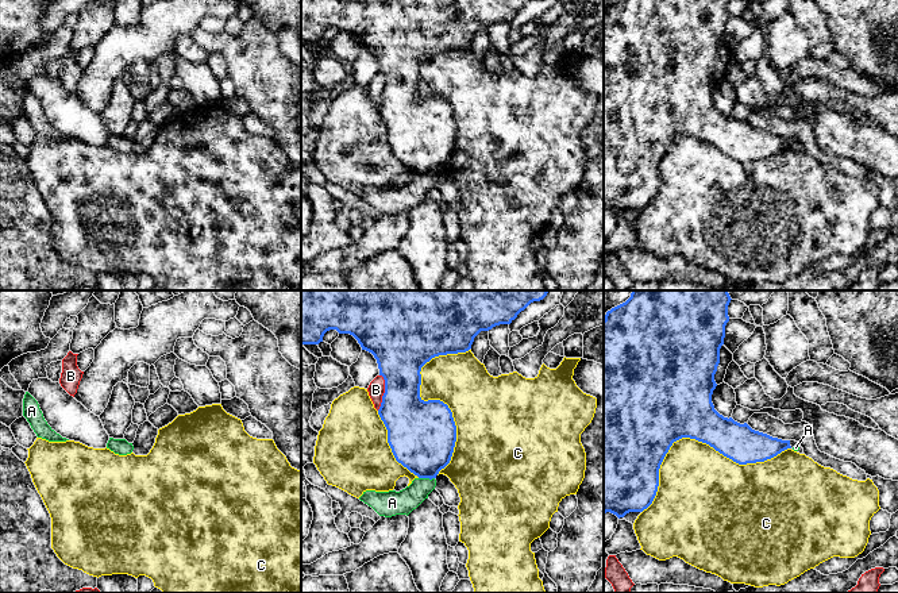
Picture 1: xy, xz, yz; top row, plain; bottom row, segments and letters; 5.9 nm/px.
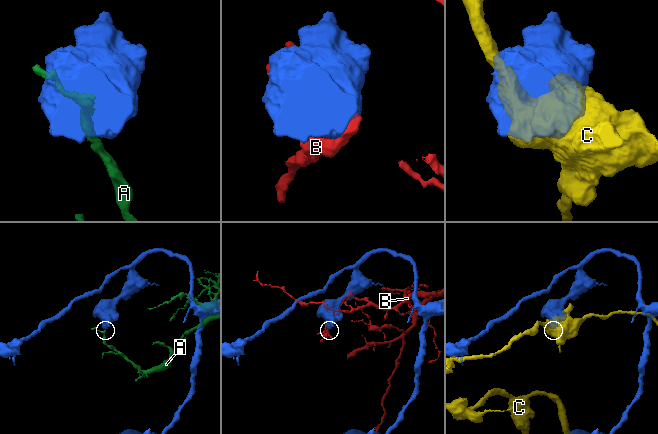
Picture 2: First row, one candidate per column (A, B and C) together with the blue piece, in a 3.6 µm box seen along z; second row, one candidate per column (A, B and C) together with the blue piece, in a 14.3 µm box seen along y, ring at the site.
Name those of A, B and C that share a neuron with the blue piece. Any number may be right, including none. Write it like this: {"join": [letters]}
{"join": []}

